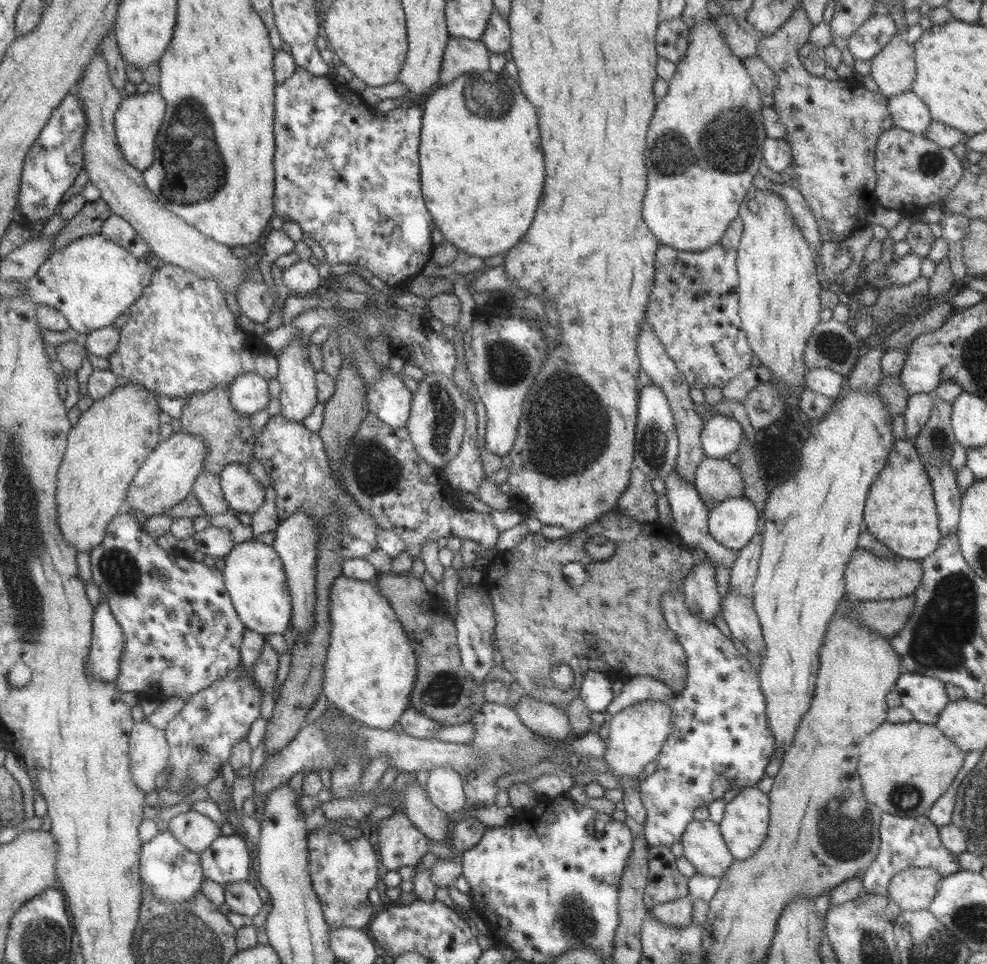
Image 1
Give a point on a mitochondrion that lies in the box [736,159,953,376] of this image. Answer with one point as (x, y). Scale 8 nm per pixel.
(832, 346)

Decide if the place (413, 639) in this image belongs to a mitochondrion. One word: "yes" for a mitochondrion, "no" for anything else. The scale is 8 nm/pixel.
no

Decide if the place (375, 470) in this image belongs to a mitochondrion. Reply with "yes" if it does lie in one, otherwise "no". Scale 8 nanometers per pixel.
yes

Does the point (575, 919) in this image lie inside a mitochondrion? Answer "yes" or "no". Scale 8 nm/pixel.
yes

